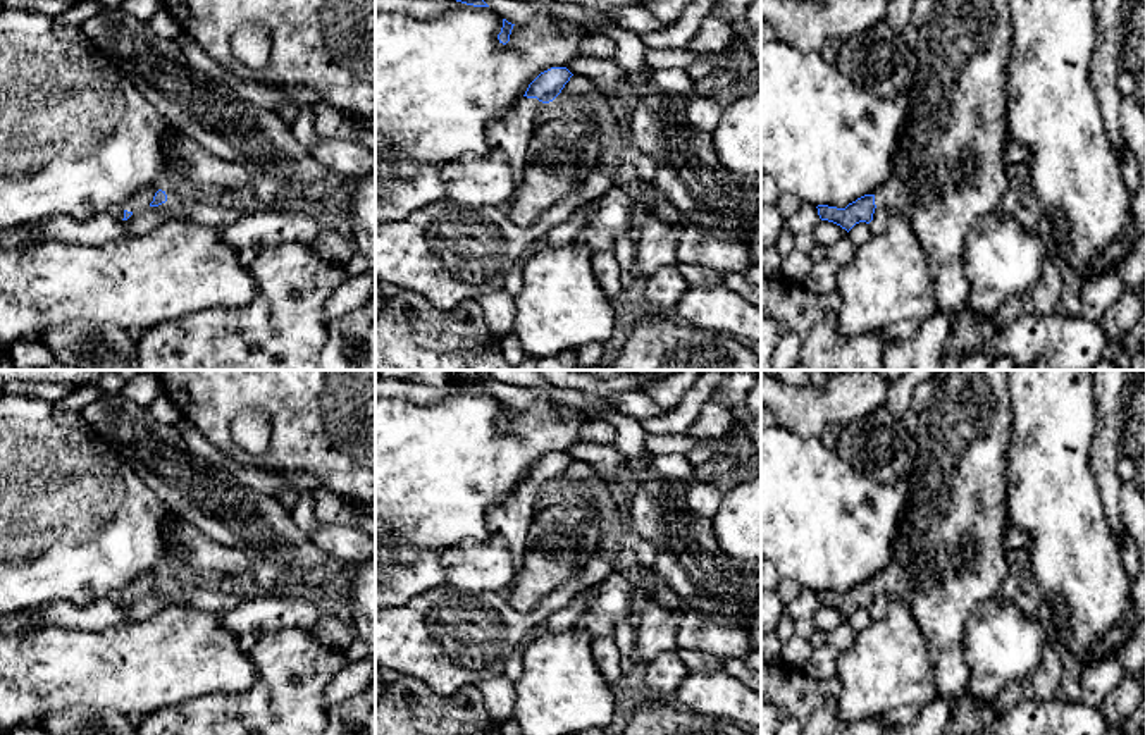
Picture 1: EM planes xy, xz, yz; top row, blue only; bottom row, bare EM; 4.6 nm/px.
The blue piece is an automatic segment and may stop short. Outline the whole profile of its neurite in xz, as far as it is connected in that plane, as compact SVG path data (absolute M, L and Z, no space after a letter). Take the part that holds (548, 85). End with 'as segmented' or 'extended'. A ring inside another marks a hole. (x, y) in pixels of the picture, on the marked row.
M551 67L541 72L527 88L525 95L499 119L487 126L487 148L499 150L520 184L525 169L525 151L544 105L553 102L573 74L566 67Z; extended

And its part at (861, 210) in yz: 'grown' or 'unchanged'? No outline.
grown

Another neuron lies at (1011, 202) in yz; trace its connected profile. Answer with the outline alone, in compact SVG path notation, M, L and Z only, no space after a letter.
M1011 179L1004 198L1000 200L1000 210L1006 215L1014 215L1021 205L1021 196L1028 189L1024 179Z

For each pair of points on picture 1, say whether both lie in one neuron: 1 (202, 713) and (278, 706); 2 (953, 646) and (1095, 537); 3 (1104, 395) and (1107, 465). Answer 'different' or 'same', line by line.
1: same
2: different
3: same

